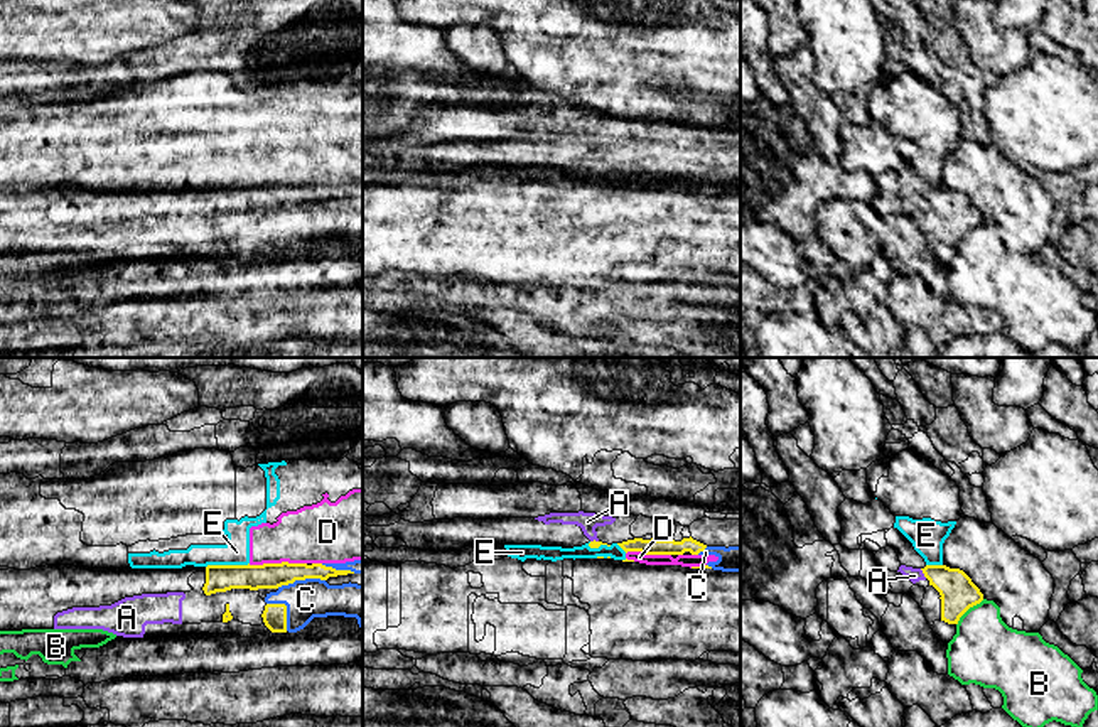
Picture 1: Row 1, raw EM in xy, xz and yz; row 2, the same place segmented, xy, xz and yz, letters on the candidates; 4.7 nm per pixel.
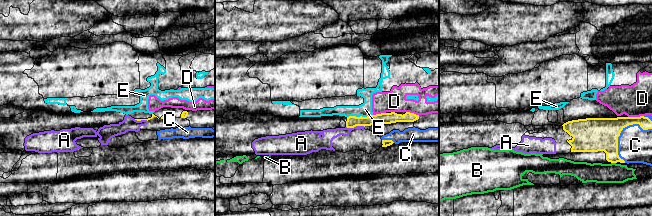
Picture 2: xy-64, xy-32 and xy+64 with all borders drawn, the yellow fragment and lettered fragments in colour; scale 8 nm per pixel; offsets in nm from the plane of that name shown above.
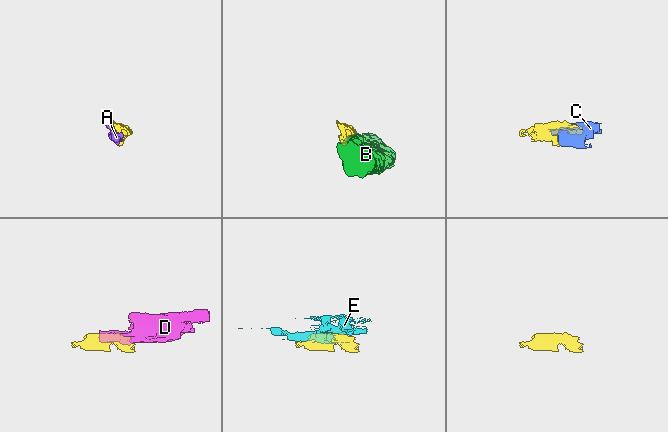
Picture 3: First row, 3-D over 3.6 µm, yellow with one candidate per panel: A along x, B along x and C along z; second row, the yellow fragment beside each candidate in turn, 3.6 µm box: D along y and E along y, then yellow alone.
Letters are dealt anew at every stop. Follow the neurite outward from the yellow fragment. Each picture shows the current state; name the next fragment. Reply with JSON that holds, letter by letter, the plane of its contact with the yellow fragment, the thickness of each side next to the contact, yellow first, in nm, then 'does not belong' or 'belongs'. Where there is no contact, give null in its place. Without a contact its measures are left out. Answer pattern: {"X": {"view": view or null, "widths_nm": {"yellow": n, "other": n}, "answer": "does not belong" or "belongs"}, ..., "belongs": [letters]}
{"A": {"view": "yz", "widths_nm": {"yellow": 170, "other": 70}, "answer": "belongs"}, "B": {"view": "yz", "widths_nm": {"yellow": 170, "other": 320}, "answer": "does not belong"}, "C": {"view": "xy", "widths_nm": {"yellow": 130, "other": 190}, "answer": "belongs"}, "D": {"view": "xy", "widths_nm": {"yellow": 130, "other": 280}, "answer": "does not belong"}, "E": {"view": "xy", "widths_nm": {"yellow": 130, "other": 130}, "answer": "does not belong"}, "belongs": ["A", "C"]}

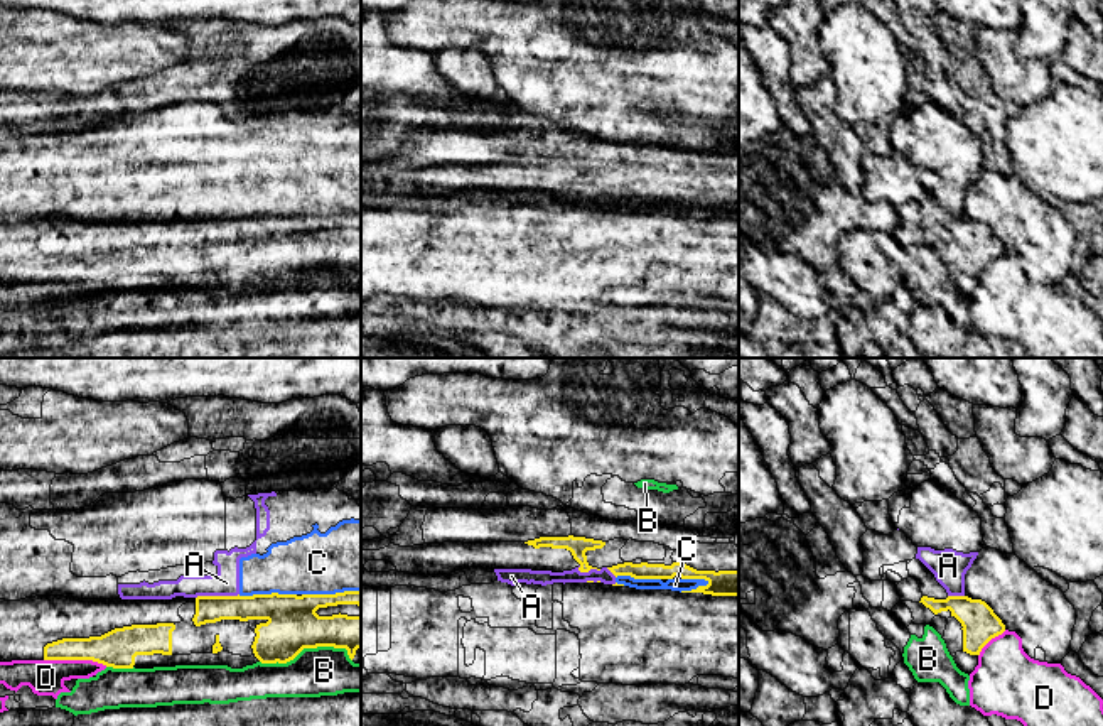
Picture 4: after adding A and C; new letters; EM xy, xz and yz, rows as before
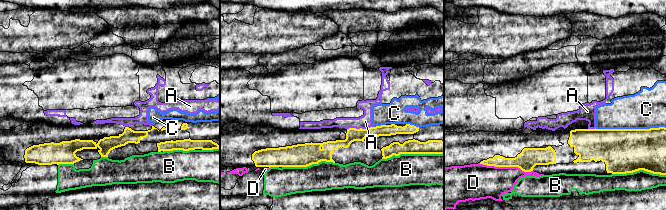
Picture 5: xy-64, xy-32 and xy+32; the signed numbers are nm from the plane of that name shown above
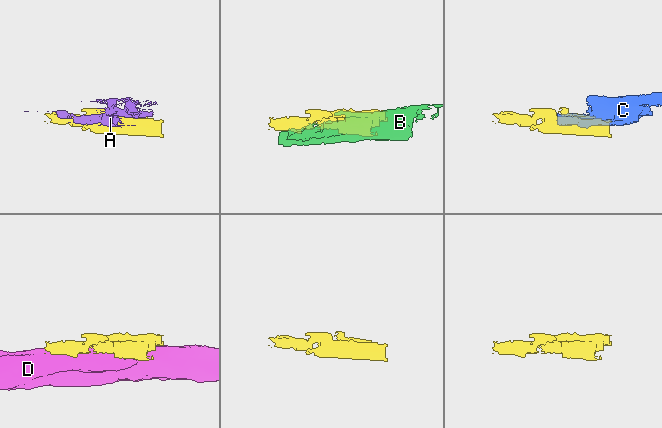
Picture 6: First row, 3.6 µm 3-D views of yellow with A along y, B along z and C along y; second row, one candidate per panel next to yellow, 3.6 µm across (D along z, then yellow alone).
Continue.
{"A": {"view": "xy", "widths_nm": {"yellow": 130, "other": 130}, "answer": "does not belong"}, "B": {"view": "xy", "widths_nm": {"yellow": 240, "other": 240}, "answer": "does not belong"}, "C": {"view": "xy", "widths_nm": {"yellow": 240, "other": 340}, "answer": "does not belong"}, "D": {"view": "xy", "widths_nm": {"yellow": 180, "other": 180}, "answer": "does not belong"}, "belongs": []}

